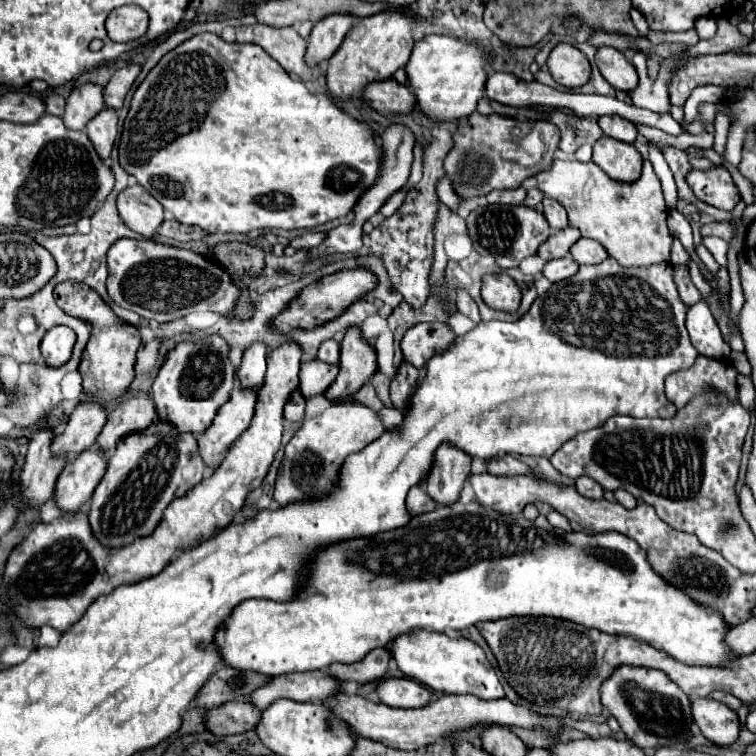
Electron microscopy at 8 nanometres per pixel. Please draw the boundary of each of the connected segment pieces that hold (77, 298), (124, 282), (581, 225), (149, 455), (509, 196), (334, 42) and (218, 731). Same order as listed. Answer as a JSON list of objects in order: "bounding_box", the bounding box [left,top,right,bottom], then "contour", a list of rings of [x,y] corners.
[{"bounding_box":[55,281,141,403],"contour":[[[75,281],[59,283],[55,287],[55,301],[59,303],[59,307],[65,313],[69,313],[73,317],[81,317],[93,325],[91,339],[89,339],[89,343],[83,351],[83,357],[81,357],[81,363],[79,363],[79,373],[83,377],[83,383],[81,383],[83,393],[99,403],[121,399],[129,391],[129,385],[135,377],[133,365],[135,365],[137,351],[141,347],[139,331],[127,323],[121,323],[115,317],[115,313],[103,303],[103,299],[95,291],[91,291],[87,285],[81,285]]]},{"bounding_box":[107,239,239,323],"contour":[[[119,239],[107,251],[107,269],[109,269],[107,291],[109,291],[111,299],[115,299],[115,303],[119,303],[119,307],[135,311],[137,315],[159,321],[159,323],[173,321],[173,319],[185,317],[195,311],[229,313],[239,299],[239,289],[231,283],[231,277],[223,267],[219,267],[217,263],[209,261],[207,257],[203,257],[199,253],[193,253],[189,249],[161,245],[161,243],[155,243],[153,239],[141,239],[141,241]]]},{"bounding_box":[537,159,673,267],"contour":[[[553,159],[551,167],[537,175],[537,181],[545,197],[551,197],[565,207],[569,225],[579,229],[583,237],[599,241],[623,267],[645,267],[669,261],[673,237],[665,223],[667,207],[661,193],[661,181],[649,161],[643,161],[643,173],[635,183],[613,181],[593,161],[581,163],[561,159]]]},{"bounding_box":[87,421,205,547],"contour":[[[155,421],[145,431],[121,439],[93,493],[87,513],[95,539],[103,547],[125,547],[135,539],[151,535],[167,505],[183,497],[203,477],[205,463],[197,451],[197,439],[191,433],[177,433],[169,423]]]},{"bounding_box":[487,187,527,205],"contour":[[[519,187],[519,189],[511,189],[511,191],[491,191],[487,195],[487,201],[489,203],[509,203],[509,205],[519,205],[523,203],[527,191],[525,187]]]},{"bounding_box":[305,15,353,67],"contour":[[[331,15],[319,21],[307,39],[307,53],[305,53],[307,67],[317,67],[329,57],[333,57],[351,25],[353,17],[349,15]]]},{"bounding_box":[205,701,261,737],"contour":[[[231,701],[231,703],[225,703],[223,707],[209,709],[205,713],[205,727],[209,733],[217,737],[227,737],[227,735],[253,729],[259,723],[259,717],[261,717],[261,711],[251,703]]]}]

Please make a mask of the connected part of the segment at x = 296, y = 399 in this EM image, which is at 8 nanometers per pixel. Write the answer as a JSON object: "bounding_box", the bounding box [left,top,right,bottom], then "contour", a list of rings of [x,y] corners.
{"bounding_box":[285,389,305,421],"contour":[[[295,389],[289,397],[289,401],[285,403],[285,419],[287,421],[303,421],[303,413],[305,413],[305,397],[301,395],[299,389]]]}

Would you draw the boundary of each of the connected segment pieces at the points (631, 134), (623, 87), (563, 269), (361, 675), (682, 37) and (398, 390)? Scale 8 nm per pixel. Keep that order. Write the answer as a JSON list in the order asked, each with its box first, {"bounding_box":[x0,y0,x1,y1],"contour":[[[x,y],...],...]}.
[{"bounding_box":[597,115,637,143],"contour":[[[607,115],[607,117],[599,117],[597,119],[603,133],[611,139],[617,139],[617,141],[623,141],[623,143],[633,143],[635,137],[637,137],[637,129],[631,121],[623,119],[623,117],[617,117],[617,115]]]},{"bounding_box":[595,47,639,91],"contour":[[[599,47],[595,55],[595,63],[611,87],[619,91],[631,91],[637,87],[639,83],[637,71],[621,51],[613,47]]]},{"bounding_box":[543,255,579,283],"contour":[[[571,255],[567,257],[561,257],[561,259],[553,259],[553,261],[547,261],[545,267],[543,267],[543,275],[551,281],[551,283],[557,283],[557,281],[563,281],[563,279],[569,279],[577,273],[579,265],[573,263]]]},{"bounding_box":[329,649,391,683],"contour":[[[375,649],[369,651],[359,663],[333,663],[329,665],[329,673],[335,675],[335,679],[343,681],[357,681],[357,683],[367,683],[367,681],[377,681],[385,675],[387,671],[387,661],[391,659],[391,653],[387,649]]]},{"bounding_box":[649,29,699,45],"contour":[[[691,29],[687,33],[655,33],[649,31],[649,41],[651,43],[687,43],[687,45],[695,45],[699,41],[697,31]]]},{"bounding_box":[391,361,417,413],"contour":[[[403,361],[399,373],[391,381],[391,401],[393,401],[393,407],[399,409],[401,413],[407,411],[407,403],[411,399],[411,393],[415,393],[415,387],[417,387],[417,369]]]}]

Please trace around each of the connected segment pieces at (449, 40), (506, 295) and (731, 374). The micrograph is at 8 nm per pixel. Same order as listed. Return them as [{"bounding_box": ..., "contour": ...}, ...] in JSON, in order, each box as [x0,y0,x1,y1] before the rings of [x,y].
[{"bounding_box":[405,34,491,123],"contour":[[[431,34],[415,41],[405,73],[415,91],[419,109],[431,121],[443,123],[465,119],[475,111],[477,101],[483,97],[489,65],[491,63],[481,45],[461,43],[449,35]]]},{"bounding_box":[481,273,521,311],"contour":[[[495,273],[495,275],[483,277],[481,297],[493,309],[517,311],[517,307],[521,303],[521,289],[509,275]]]},{"bounding_box":[665,357,737,409],"contour":[[[697,357],[691,369],[671,373],[665,379],[665,395],[677,409],[685,407],[695,393],[711,389],[737,399],[737,371],[729,361]]]}]

